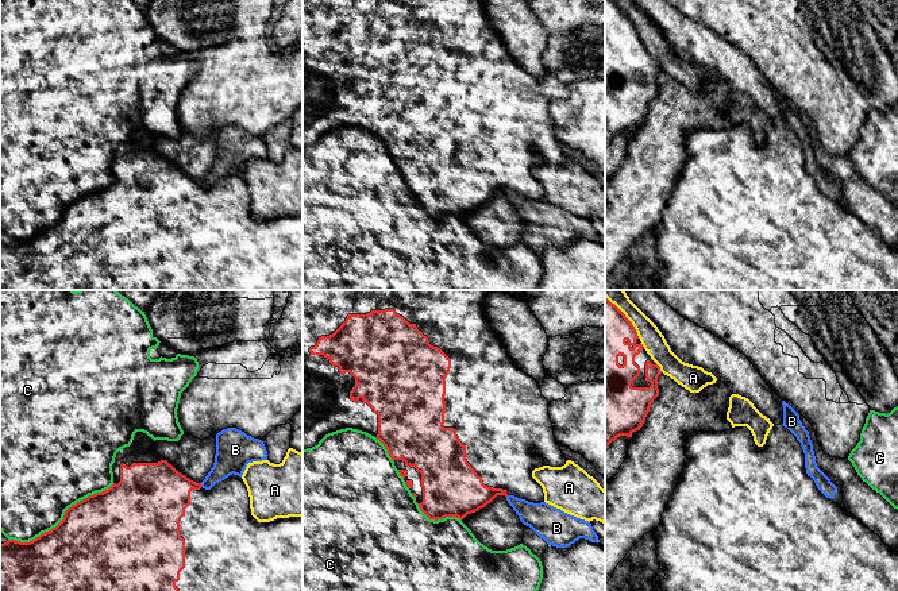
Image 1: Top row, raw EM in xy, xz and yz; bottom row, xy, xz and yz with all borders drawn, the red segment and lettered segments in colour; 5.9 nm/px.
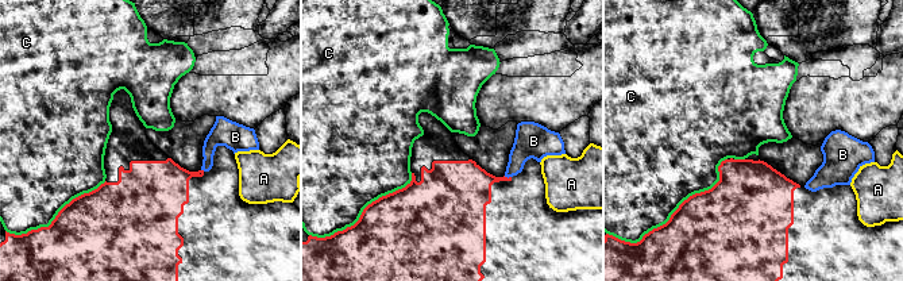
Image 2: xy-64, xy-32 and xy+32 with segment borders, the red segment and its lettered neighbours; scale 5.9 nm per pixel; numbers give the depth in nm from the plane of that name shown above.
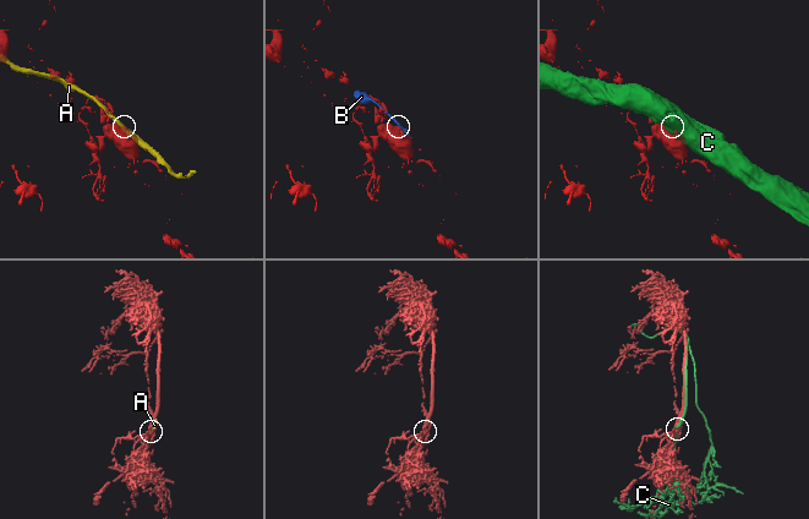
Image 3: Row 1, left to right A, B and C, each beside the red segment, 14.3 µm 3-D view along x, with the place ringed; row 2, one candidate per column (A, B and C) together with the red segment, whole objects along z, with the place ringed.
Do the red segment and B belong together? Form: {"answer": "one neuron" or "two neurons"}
{"answer": "two neurons"}

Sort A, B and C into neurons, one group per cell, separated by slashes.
A / B / C

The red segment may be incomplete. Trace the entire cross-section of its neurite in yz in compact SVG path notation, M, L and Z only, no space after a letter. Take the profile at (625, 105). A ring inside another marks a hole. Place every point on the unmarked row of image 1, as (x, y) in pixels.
M605 0L605 144L620 134L632 135L640 128L651 101L659 93L660 65L644 47L637 30L625 12Z

